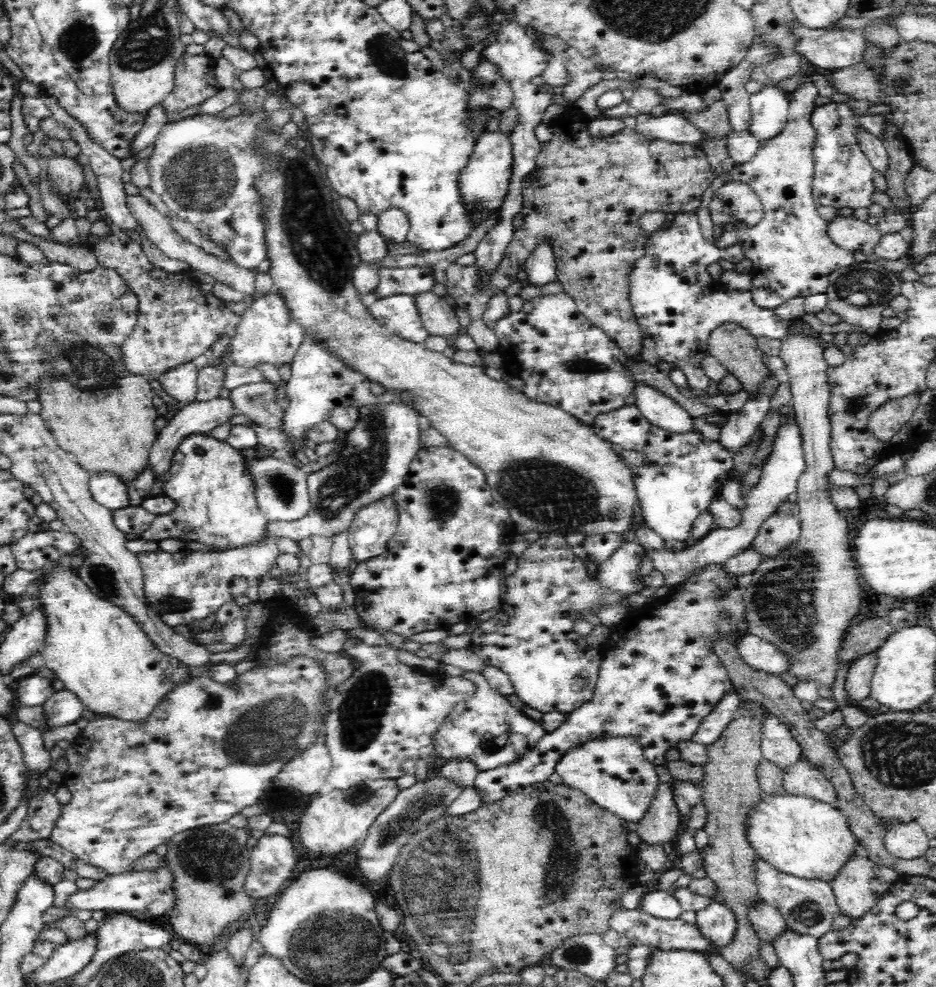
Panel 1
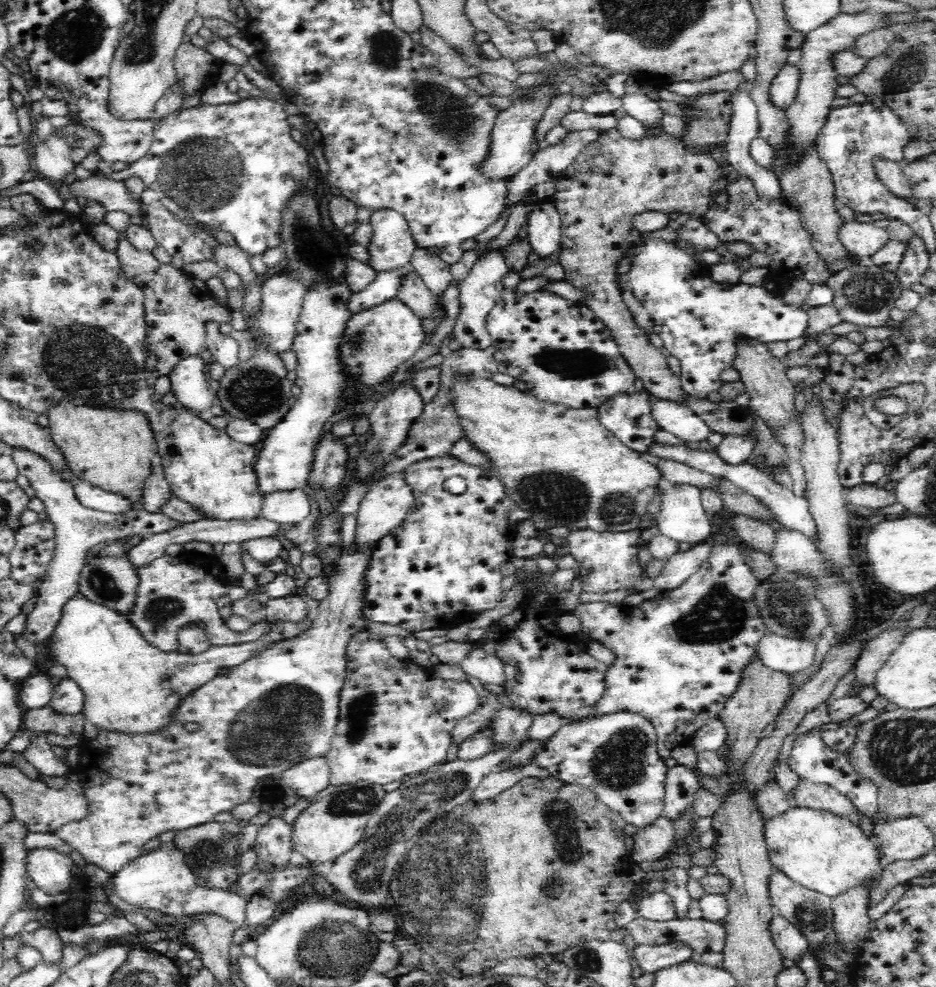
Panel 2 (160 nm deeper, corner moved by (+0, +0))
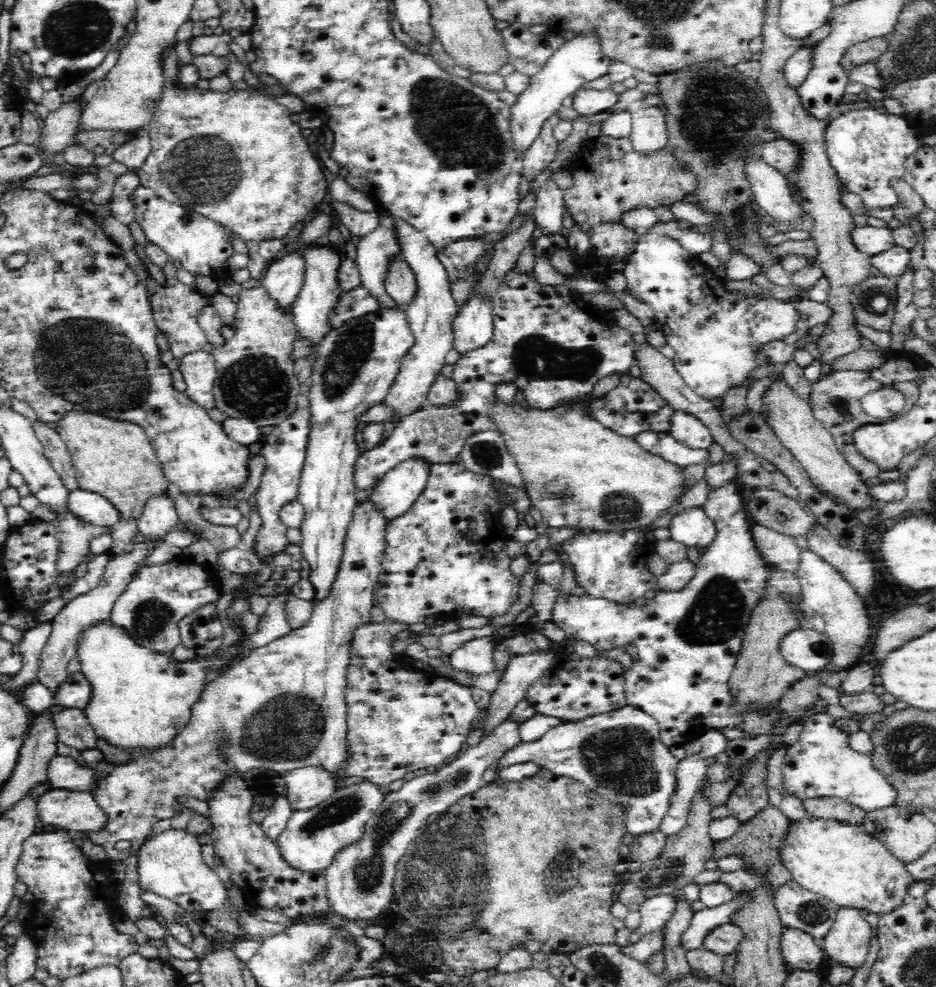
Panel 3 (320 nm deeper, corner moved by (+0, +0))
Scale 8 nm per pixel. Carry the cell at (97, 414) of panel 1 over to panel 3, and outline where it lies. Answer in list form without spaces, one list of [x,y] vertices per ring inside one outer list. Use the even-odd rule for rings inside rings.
[[[70,410],[58,420],[56,431],[70,451],[78,487],[110,500],[120,512],[120,519],[139,519],[150,498],[167,494],[170,482],[145,430],[138,423]]]

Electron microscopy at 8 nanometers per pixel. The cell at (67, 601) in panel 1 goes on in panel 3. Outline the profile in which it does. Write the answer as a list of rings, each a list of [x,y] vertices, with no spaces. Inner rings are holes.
[[[290,590],[282,591],[271,599],[266,613],[260,618],[256,634],[246,635],[242,642],[226,651],[203,655],[202,658],[183,659],[182,662],[142,646],[113,620],[100,620],[84,628],[75,640],[75,654],[81,660],[81,672],[90,684],[90,702],[83,711],[96,736],[122,750],[127,747],[155,750],[164,743],[170,743],[190,722],[190,708],[202,694],[208,668],[220,672],[238,657],[242,658],[244,654],[292,632],[284,610],[291,595]]]

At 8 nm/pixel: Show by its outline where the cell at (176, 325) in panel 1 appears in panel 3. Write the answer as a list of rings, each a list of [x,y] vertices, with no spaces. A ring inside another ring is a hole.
[[[130,250],[130,252],[126,252],[123,256],[126,257],[126,264],[136,268],[136,272],[134,272],[135,276],[138,276],[139,281],[144,282],[143,286],[148,288],[152,312],[154,318],[156,318],[155,324],[168,336],[168,340],[170,340],[170,342],[168,342],[169,348],[174,358],[181,360],[186,354],[199,351],[202,345],[207,342],[207,336],[201,329],[197,318],[201,310],[204,309],[206,305],[210,304],[210,300],[206,302],[206,298],[198,292],[197,288],[192,290],[192,288],[188,288],[186,284],[179,282],[174,274],[176,269],[170,264],[170,260],[164,264],[166,286],[160,286],[160,284],[156,284],[152,278],[148,278],[144,270],[138,268],[138,266],[140,266],[140,258],[136,256],[136,252]]]

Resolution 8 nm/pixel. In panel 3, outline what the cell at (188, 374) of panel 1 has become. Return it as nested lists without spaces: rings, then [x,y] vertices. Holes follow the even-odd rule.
[[[200,349],[186,354],[181,358],[178,369],[187,385],[185,395],[206,410],[214,408],[213,388],[217,370],[212,353]]]

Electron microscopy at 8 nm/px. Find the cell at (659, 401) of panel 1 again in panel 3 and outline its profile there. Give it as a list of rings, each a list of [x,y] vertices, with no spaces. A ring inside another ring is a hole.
[[[673,410],[671,412],[669,433],[680,444],[692,449],[707,450],[713,442],[709,427],[700,422],[694,415],[686,414],[682,410]]]

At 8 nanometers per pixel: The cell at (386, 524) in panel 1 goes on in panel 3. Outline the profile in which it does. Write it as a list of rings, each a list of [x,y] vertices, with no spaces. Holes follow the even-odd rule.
[[[404,461],[379,480],[370,498],[372,507],[387,523],[404,516],[412,508],[427,482],[428,467],[428,461]]]

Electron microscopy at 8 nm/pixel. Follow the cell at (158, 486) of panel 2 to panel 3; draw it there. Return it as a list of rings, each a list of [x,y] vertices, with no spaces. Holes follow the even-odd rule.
[[[166,495],[150,498],[145,505],[143,514],[138,519],[137,528],[140,535],[146,538],[146,545],[154,549],[163,542],[162,536],[173,532],[179,524],[179,517],[174,499]]]

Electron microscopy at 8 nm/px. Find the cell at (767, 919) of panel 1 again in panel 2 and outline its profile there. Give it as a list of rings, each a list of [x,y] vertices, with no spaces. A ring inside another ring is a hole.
[[[775,914],[770,920],[768,929],[772,933],[774,945],[783,958],[795,962],[801,960],[802,954],[808,950],[810,942],[795,924],[792,924],[783,916]]]

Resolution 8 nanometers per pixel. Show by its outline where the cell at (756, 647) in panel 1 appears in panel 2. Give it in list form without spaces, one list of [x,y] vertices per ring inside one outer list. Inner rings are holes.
[[[778,634],[764,635],[755,644],[755,656],[766,668],[791,675],[812,666],[816,644],[816,641],[784,638]]]

